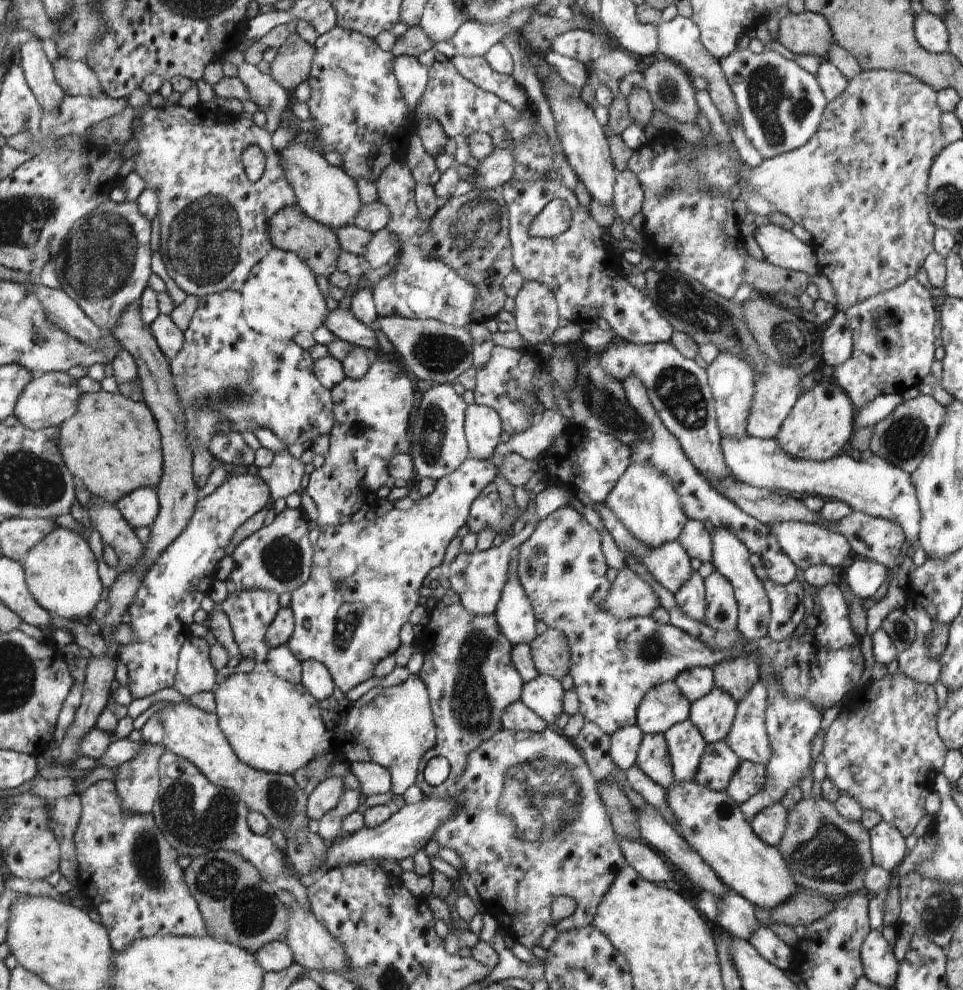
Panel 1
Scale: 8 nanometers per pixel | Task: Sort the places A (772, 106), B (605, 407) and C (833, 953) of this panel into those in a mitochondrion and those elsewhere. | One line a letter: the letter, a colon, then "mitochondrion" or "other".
A: mitochondrion
B: mitochondrion
C: other

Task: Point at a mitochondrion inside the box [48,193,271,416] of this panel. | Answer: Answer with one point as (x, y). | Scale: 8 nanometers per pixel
(101, 259)

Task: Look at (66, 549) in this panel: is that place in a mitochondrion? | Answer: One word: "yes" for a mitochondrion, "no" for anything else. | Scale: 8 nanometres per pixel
no

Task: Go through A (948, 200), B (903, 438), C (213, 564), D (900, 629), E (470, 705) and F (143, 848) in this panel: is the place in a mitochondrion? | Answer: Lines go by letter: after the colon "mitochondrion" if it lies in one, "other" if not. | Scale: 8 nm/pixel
A: mitochondrion
B: mitochondrion
C: other
D: mitochondrion
E: mitochondrion
F: mitochondrion

